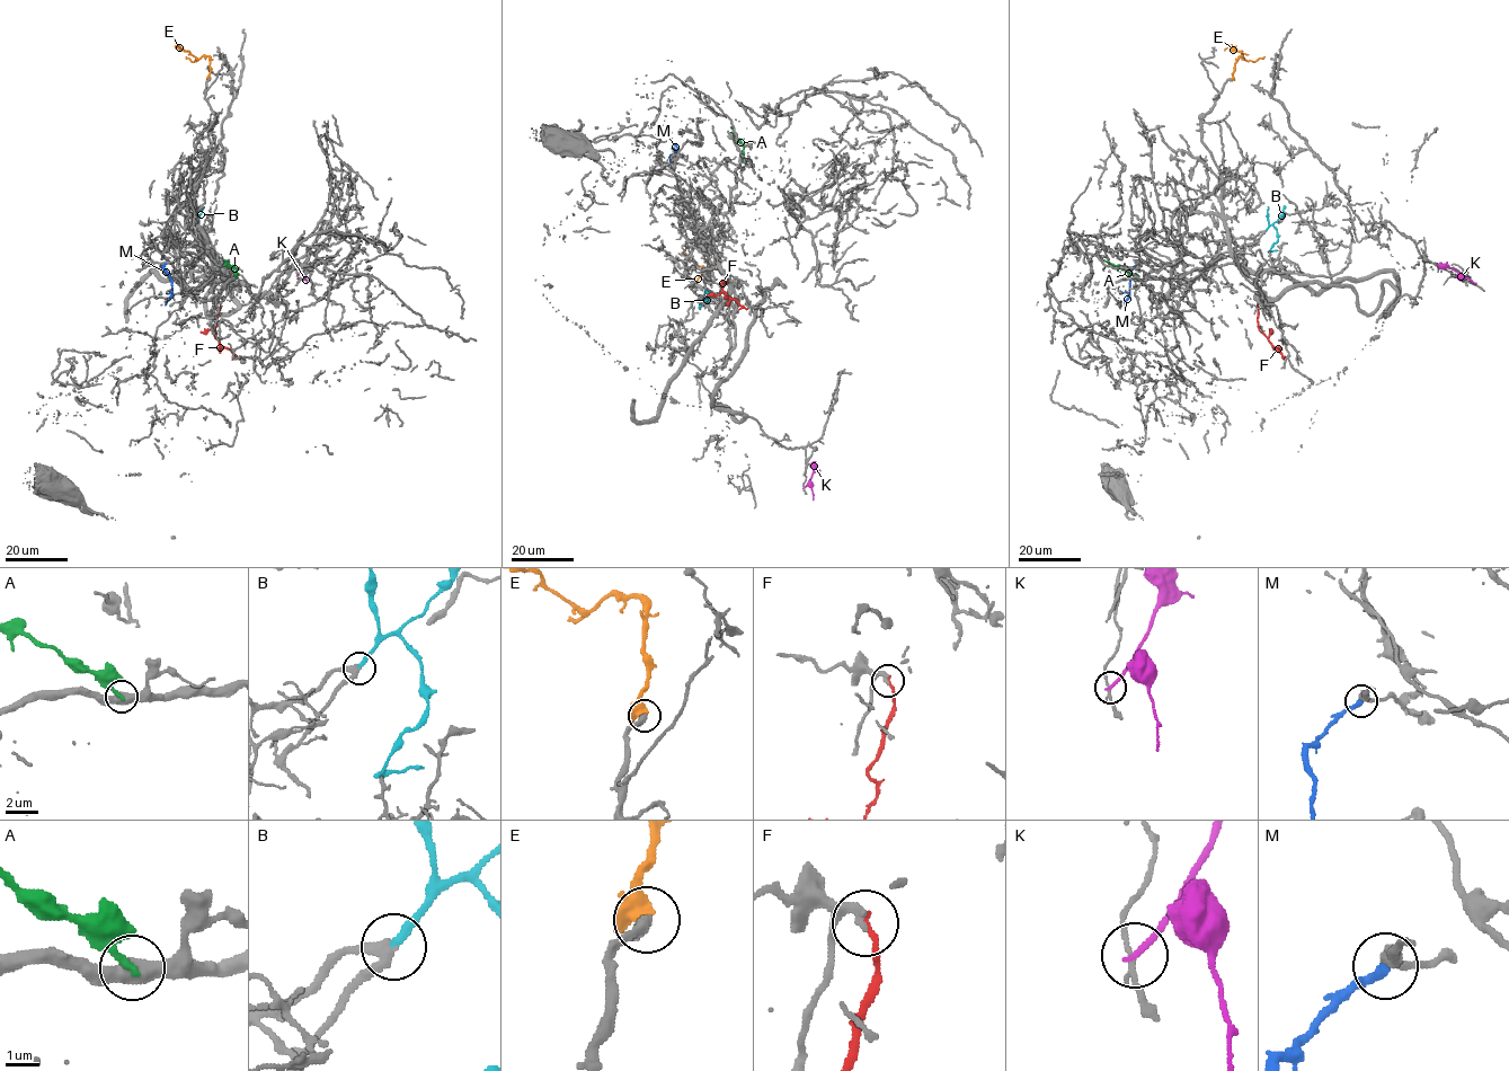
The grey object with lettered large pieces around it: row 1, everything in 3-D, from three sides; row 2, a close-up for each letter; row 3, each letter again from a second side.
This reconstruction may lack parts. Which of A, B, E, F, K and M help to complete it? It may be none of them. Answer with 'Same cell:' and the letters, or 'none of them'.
Same cell: B, E

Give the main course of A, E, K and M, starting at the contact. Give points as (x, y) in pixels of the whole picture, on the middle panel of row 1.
A: (740, 161), (743, 144), (730, 126)
E: (716, 256), (713, 265), (698, 266), (682, 253), (688, 248)
K: (804, 487), (813, 474), (815, 461)
M: (673, 162), (669, 156), (678, 153), (672, 148)

